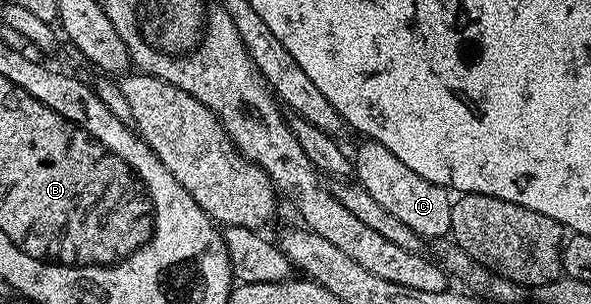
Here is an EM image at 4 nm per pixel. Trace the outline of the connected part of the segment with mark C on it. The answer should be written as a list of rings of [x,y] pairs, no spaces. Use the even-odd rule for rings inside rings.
[[[372,140],[362,141],[362,146],[355,153],[355,178],[367,192],[371,192],[382,208],[387,208],[391,216],[396,216],[411,228],[411,232],[420,235],[423,240],[436,240],[446,237],[452,231],[451,212],[454,199],[446,187],[431,184],[423,180],[419,172],[411,172],[395,152],[383,148],[383,144]]]

